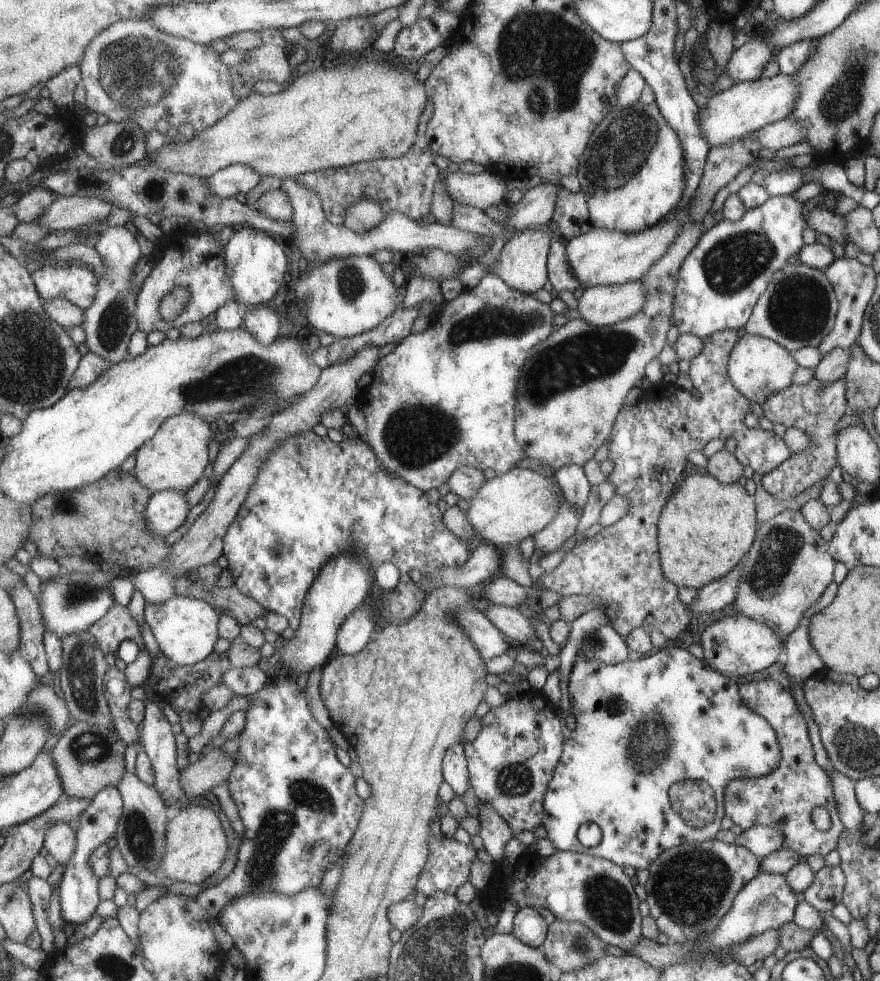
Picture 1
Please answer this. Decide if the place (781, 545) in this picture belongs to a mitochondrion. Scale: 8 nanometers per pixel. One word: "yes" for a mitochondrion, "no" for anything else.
yes

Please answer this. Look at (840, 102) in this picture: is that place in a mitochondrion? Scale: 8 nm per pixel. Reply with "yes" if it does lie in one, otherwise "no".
yes

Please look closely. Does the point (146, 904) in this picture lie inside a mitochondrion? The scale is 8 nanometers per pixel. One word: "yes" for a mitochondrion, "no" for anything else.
no

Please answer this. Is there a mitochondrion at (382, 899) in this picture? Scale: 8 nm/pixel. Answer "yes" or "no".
no

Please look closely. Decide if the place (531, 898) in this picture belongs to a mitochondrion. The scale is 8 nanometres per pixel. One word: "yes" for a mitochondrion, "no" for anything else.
no

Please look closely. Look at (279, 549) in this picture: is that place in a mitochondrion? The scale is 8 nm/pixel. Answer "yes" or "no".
yes

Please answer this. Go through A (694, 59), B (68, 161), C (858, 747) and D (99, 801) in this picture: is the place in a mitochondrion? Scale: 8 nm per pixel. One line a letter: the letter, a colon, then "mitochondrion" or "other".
A: other
B: other
C: mitochondrion
D: other

